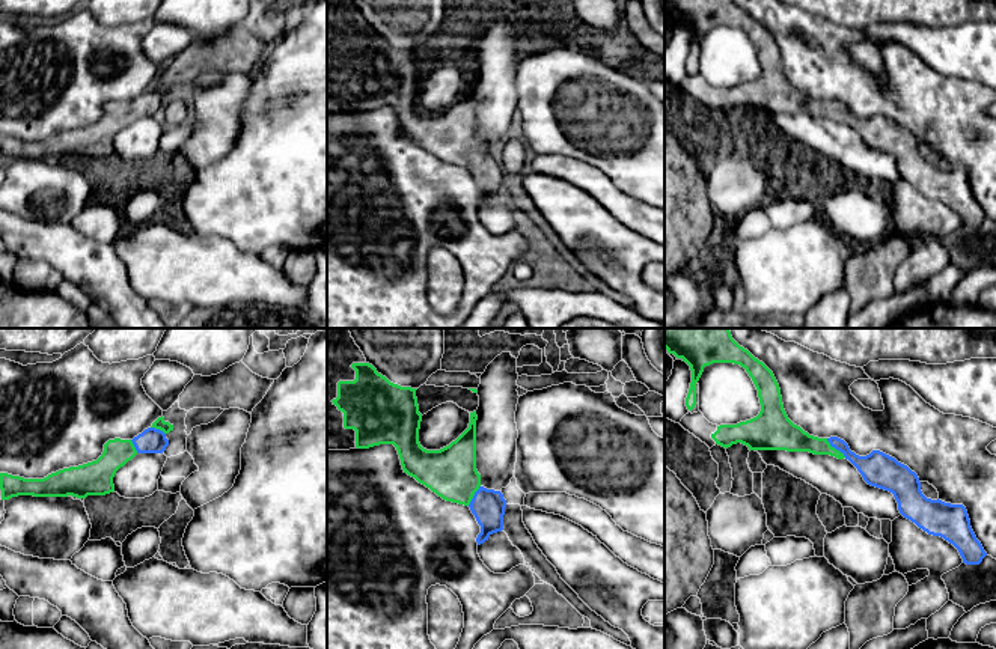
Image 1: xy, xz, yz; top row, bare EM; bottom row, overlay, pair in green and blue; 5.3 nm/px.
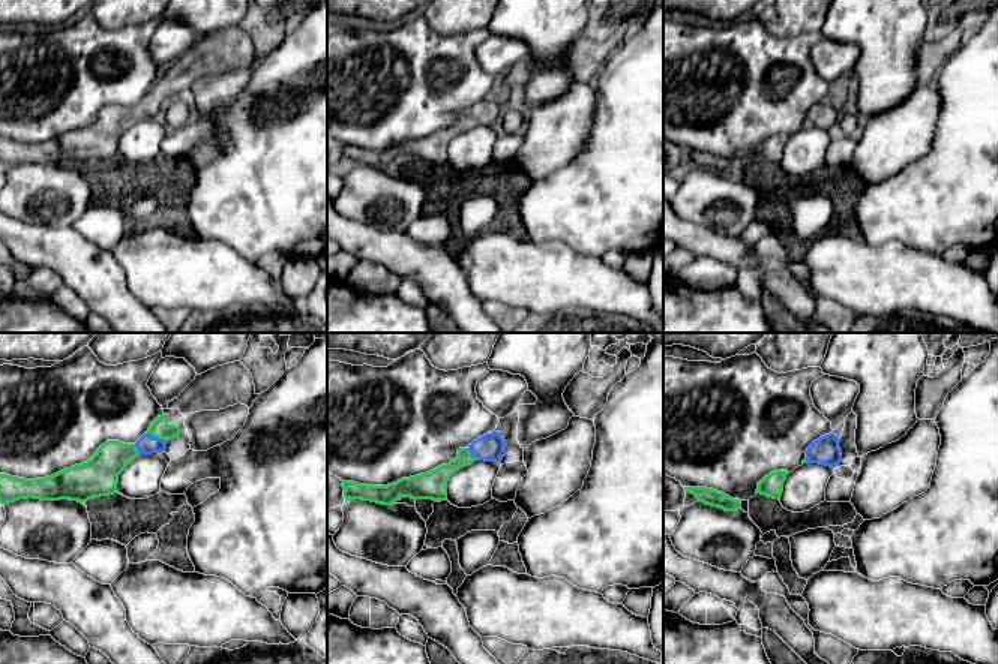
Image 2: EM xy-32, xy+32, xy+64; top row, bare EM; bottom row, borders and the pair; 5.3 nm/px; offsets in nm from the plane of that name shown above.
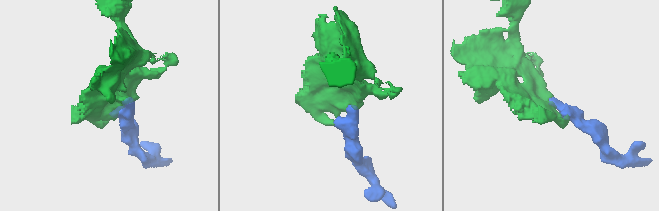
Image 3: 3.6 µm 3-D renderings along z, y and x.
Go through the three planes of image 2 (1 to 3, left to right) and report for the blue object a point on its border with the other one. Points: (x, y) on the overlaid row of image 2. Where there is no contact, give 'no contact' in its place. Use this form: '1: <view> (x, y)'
1: xy-32 (156, 436)
2: xy+32 (470, 453)
3: xy+64 (805, 460)

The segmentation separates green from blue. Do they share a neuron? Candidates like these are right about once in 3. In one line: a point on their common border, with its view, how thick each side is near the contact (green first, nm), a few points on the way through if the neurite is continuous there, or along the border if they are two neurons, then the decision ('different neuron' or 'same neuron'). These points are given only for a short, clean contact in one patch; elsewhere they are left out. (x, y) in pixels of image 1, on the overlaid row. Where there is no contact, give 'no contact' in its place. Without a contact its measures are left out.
contact yz (834, 447); calibres 150 and 160 nm; same neuron

